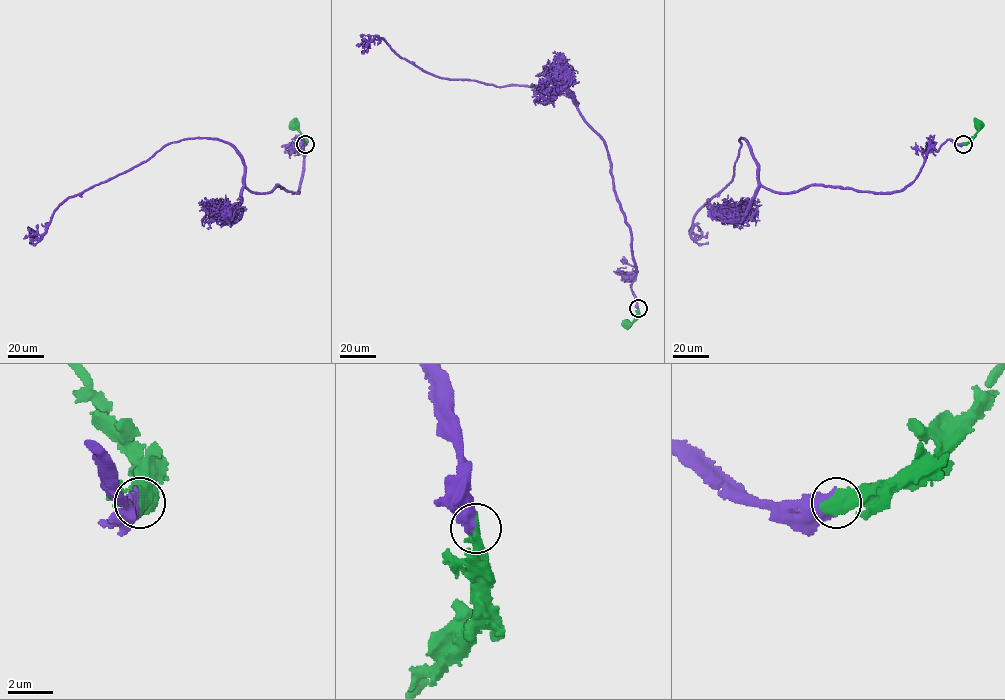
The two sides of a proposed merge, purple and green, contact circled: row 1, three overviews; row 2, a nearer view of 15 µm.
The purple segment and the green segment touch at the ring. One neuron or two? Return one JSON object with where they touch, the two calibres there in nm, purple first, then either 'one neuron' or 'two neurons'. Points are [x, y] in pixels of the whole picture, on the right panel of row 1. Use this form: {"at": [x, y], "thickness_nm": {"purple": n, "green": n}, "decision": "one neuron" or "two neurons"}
{"at": [963, 144], "thickness_nm": {"purple": 700, "green": 650}, "decision": "one neuron"}

